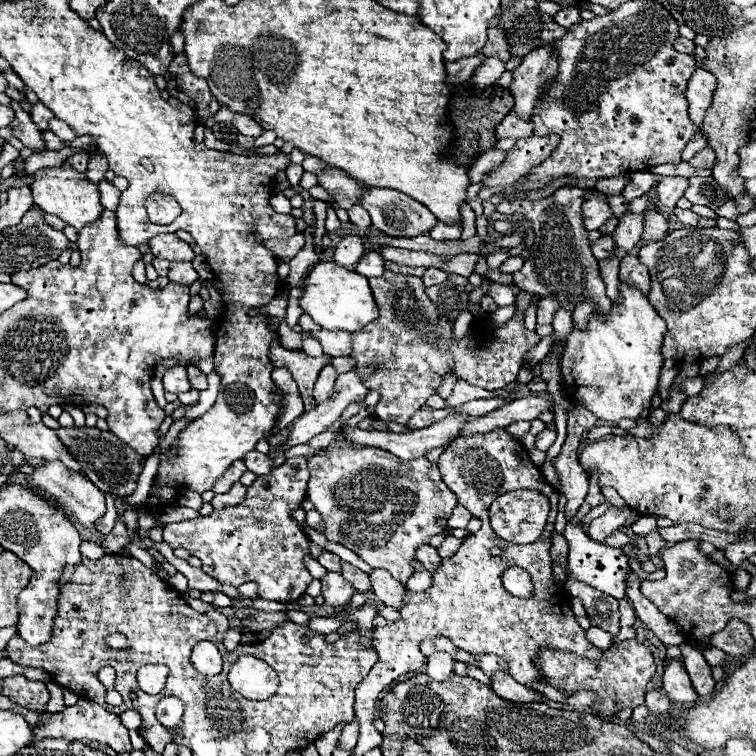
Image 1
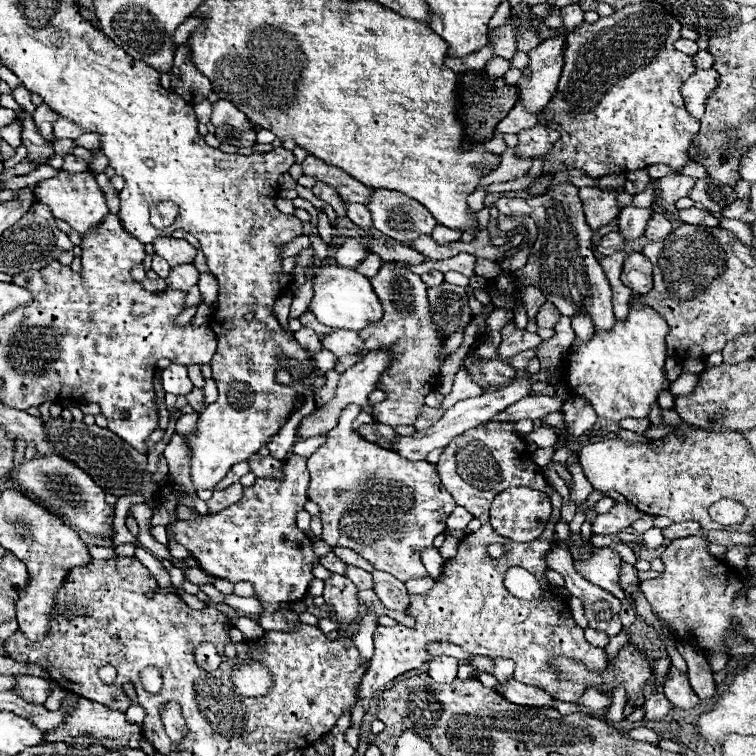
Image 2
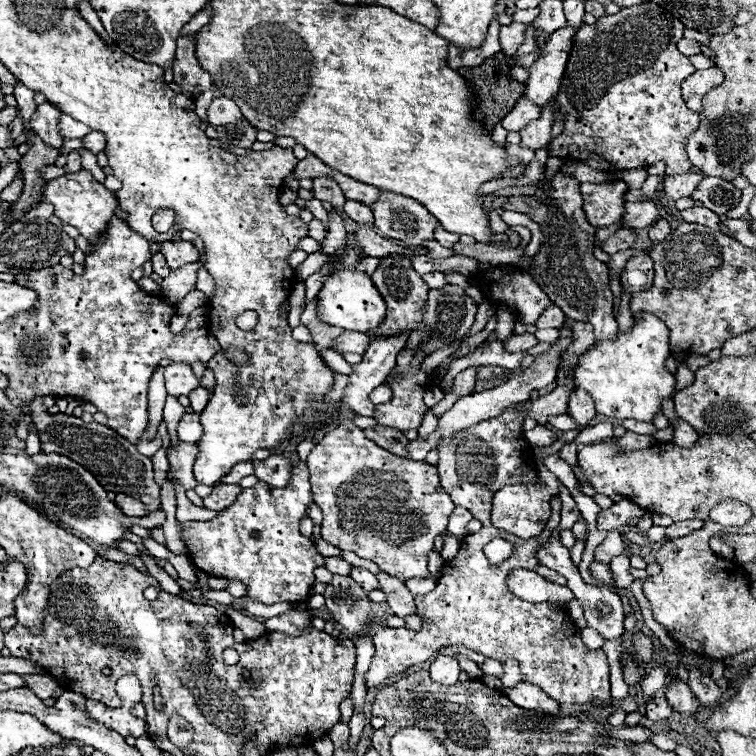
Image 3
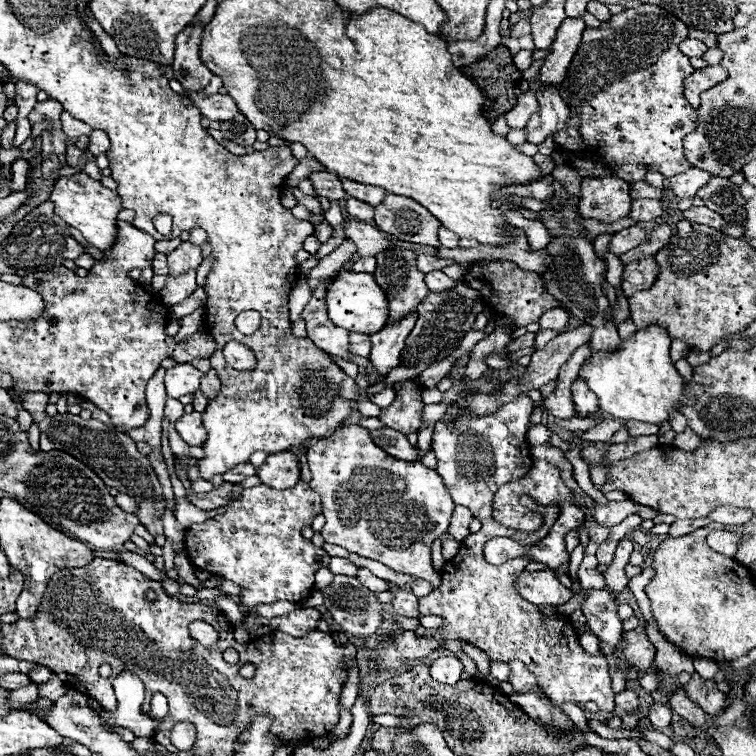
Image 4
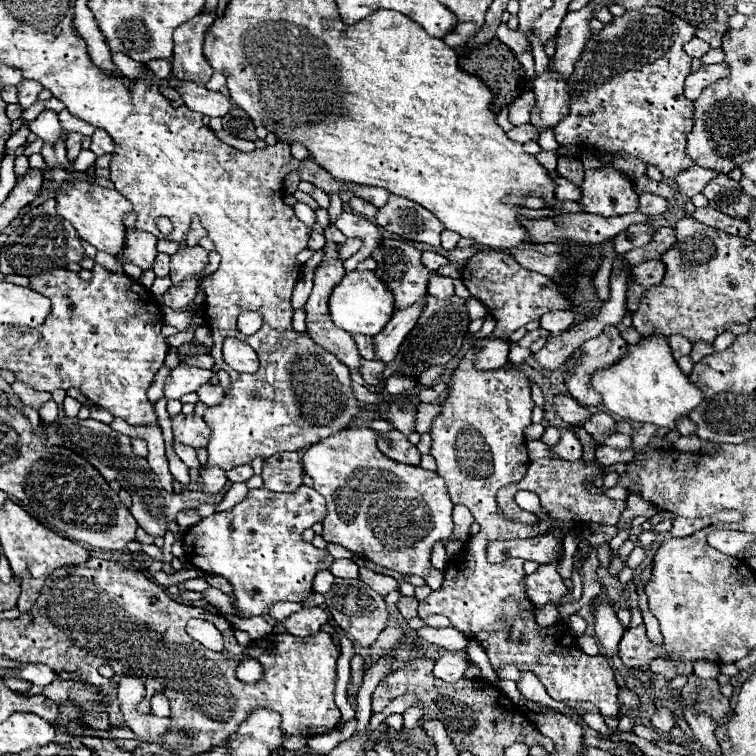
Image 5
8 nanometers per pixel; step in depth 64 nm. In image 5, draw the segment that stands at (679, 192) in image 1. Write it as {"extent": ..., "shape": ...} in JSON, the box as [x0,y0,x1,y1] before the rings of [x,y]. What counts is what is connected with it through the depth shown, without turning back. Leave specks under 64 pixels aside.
{"extent":[676,166,720,196],"shape":[[[692,166],[690,170],[684,170],[682,174],[676,176],[676,184],[678,184],[678,190],[684,194],[684,196],[694,196],[694,194],[700,194],[704,190],[704,186],[712,180],[720,176],[718,170],[708,170],[708,168],[702,168],[702,166]]]}

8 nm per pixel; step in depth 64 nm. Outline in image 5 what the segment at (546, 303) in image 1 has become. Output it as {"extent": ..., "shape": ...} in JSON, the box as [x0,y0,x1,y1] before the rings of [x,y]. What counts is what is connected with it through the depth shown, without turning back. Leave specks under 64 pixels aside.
{"extent":[540,310,574,336],"shape":[[[558,310],[558,312],[548,312],[540,318],[540,326],[546,328],[552,336],[566,332],[574,322],[574,314],[566,312],[566,310]]]}

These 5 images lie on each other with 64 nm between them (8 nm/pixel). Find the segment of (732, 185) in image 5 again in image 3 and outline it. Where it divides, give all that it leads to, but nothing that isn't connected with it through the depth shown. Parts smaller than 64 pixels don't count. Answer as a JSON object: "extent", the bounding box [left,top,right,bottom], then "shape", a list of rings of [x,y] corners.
{"extent":[692,176,740,216],"shape":[[[708,176],[702,180],[702,184],[698,184],[698,190],[694,190],[692,198],[700,200],[706,208],[716,212],[718,216],[724,216],[740,202],[740,190],[734,188],[732,182],[728,180]]]}

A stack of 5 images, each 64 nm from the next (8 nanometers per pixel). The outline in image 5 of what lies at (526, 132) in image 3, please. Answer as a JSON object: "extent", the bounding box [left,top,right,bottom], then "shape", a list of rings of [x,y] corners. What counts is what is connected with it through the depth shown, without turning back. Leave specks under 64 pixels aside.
{"extent":[530,66,570,132],"shape":[[[550,66],[534,80],[534,94],[536,94],[536,106],[530,124],[542,132],[544,128],[554,128],[558,124],[558,118],[566,116],[566,106],[570,102],[566,78],[552,72]]]}

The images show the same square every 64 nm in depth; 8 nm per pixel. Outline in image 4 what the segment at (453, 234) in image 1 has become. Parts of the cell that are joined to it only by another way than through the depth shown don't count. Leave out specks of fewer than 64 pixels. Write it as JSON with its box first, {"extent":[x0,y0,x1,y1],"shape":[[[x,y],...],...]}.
{"extent":[438,228,460,248],"shape":[[[446,228],[438,230],[438,238],[440,238],[440,246],[444,246],[444,248],[456,248],[458,246],[458,240],[460,240],[454,232],[450,232]]]}

